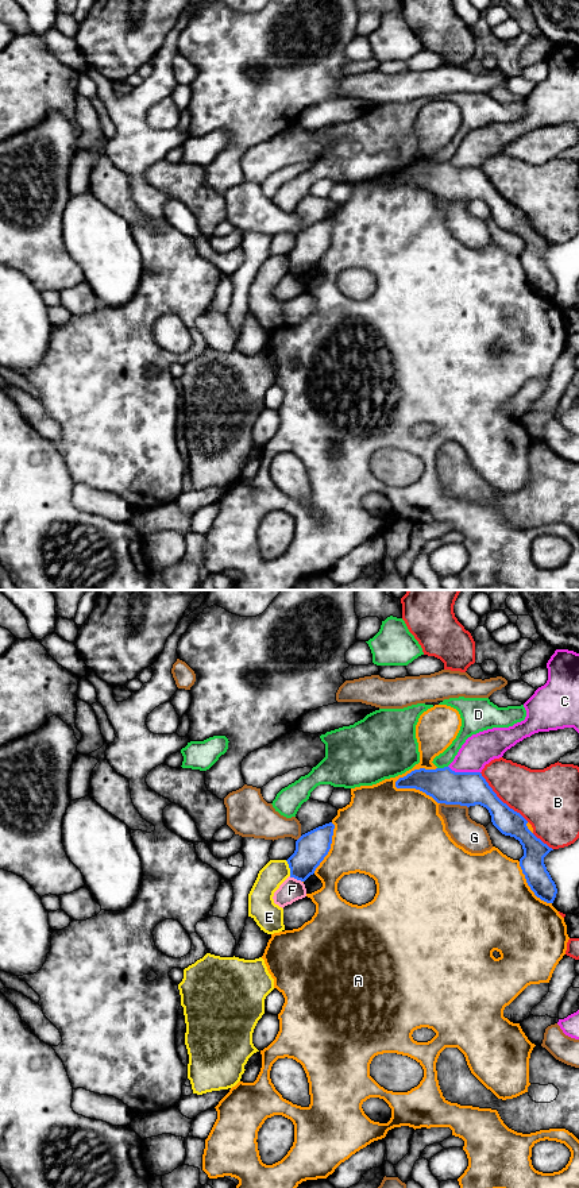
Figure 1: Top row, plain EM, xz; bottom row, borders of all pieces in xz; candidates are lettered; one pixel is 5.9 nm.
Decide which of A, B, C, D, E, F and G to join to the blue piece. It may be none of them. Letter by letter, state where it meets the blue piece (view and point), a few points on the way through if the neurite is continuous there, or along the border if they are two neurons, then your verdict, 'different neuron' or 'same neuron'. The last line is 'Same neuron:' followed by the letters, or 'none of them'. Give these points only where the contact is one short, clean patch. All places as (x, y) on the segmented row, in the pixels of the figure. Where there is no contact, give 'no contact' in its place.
A: contact xz (416, 789); different neuron
B: contact xz (500, 799); different neuron
C: contact xz (464, 772); different neuron
D: contact xz (442, 768); different neuron
E: contact xz (289, 867); different neuron
F: contact xz (296, 878); border xz (289, 876), (301, 882); different neuron
G: contact xz (454, 803); different neuron
Same neuron: none of them

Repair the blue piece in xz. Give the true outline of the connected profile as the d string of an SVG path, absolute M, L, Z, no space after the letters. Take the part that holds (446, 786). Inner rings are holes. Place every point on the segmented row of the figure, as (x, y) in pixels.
M449 767L420 768L399 778L395 787L420 790L437 803L486 807L493 825L522 845L520 867L530 890L541 900L553 903L557 888L544 864L544 857L553 849L528 829L528 821L520 813L497 796L480 772L455 772Z

